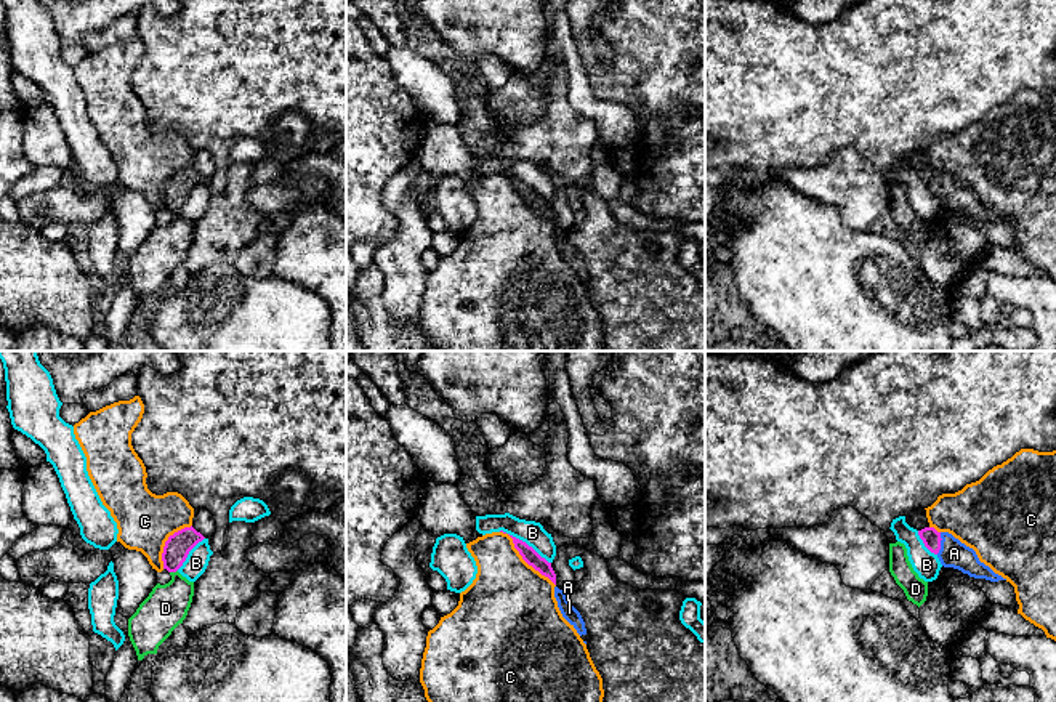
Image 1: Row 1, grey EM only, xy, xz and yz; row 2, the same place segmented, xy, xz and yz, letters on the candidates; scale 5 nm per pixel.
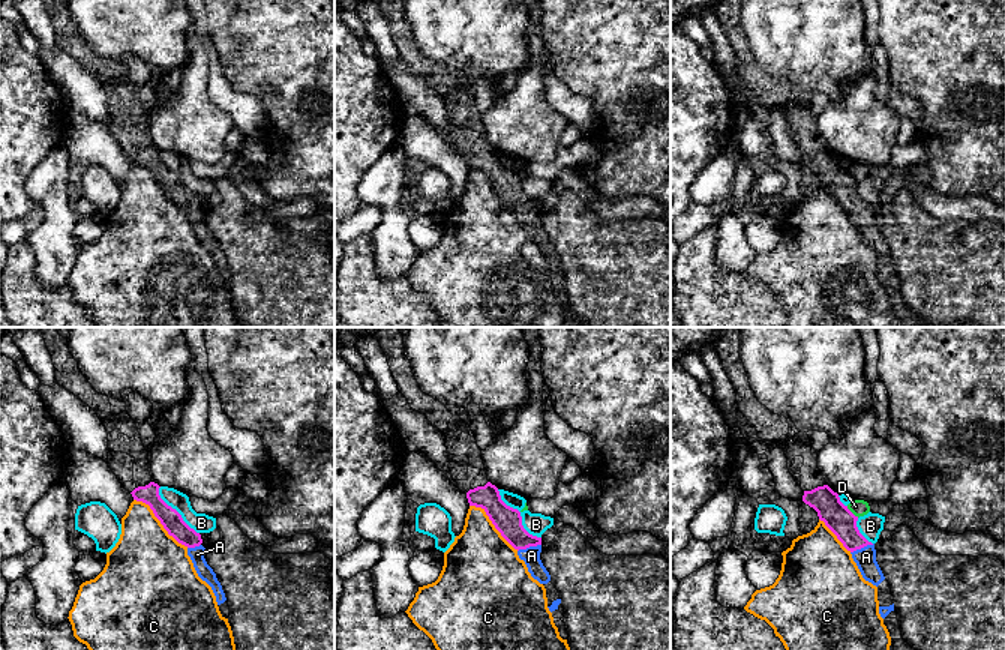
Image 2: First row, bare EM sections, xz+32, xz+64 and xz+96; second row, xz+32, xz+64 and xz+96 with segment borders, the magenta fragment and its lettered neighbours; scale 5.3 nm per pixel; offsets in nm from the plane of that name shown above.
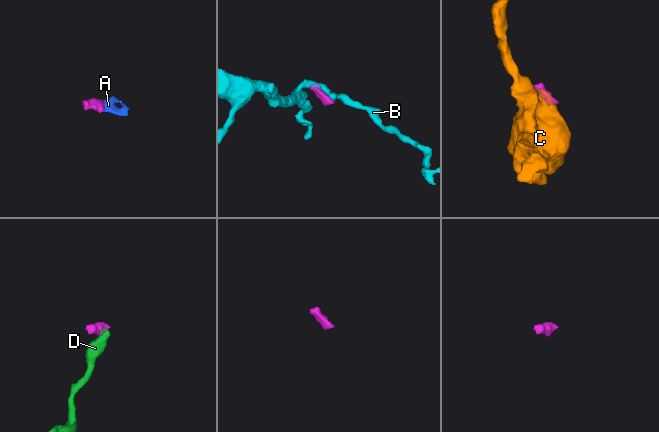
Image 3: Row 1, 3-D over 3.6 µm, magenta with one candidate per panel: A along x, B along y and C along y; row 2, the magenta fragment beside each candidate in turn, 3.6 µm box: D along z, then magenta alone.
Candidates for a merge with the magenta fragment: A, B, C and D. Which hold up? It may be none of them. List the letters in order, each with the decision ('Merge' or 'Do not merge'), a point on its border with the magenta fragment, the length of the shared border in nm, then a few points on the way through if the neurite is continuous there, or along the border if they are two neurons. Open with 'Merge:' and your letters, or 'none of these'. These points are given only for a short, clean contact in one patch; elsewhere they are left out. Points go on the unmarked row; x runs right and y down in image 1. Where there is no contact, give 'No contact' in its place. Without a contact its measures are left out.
Merge: A
A: Merge. Touches magenta at yz (939, 185). Shared border 110 nm. Path across: yz (931, 180), (939, 185), (954, 194)
B: Do not merge. Touches magenta at xz (524, 183). Shared border 300 nm
C: Do not merge. Touches magenta at xz (524, 201). Shared border 400 nm. Boundary: xz (500, 172), (511, 180), (518, 194), (555, 226)
D: Do not merge. Touches magenta at xy (173, 212). Shared border 40 nm. Boundary: xy (177, 210), (170, 213)

